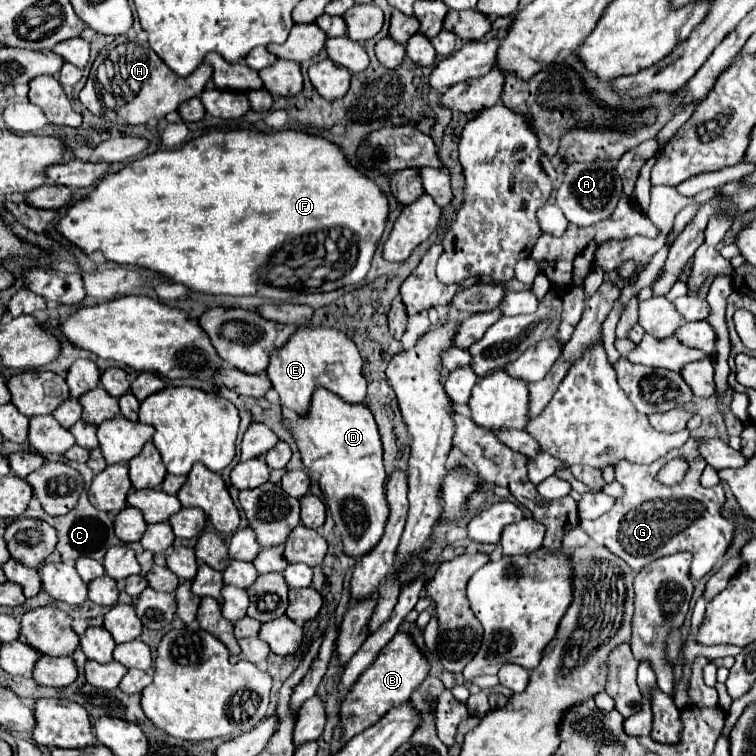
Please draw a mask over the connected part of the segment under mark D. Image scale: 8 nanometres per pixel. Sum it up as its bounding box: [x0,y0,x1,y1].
[284,390,388,558]

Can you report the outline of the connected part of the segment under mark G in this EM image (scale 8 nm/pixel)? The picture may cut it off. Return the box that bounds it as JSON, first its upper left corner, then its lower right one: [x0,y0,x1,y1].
[580,438,736,580]

